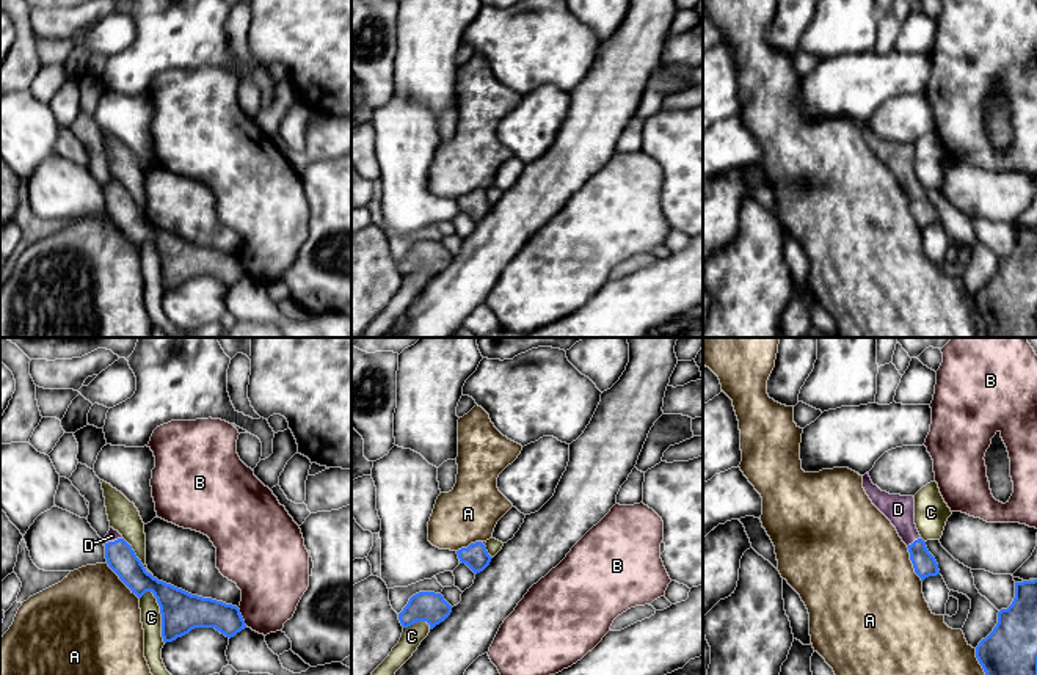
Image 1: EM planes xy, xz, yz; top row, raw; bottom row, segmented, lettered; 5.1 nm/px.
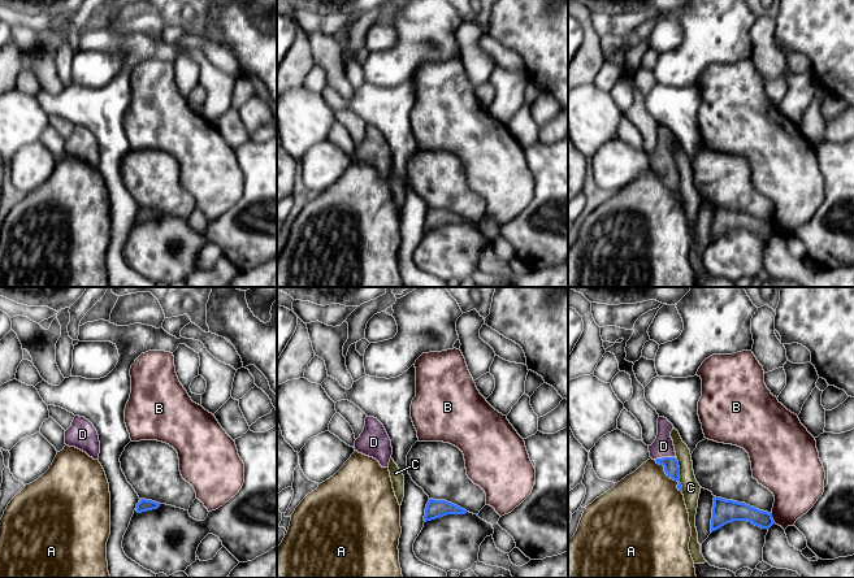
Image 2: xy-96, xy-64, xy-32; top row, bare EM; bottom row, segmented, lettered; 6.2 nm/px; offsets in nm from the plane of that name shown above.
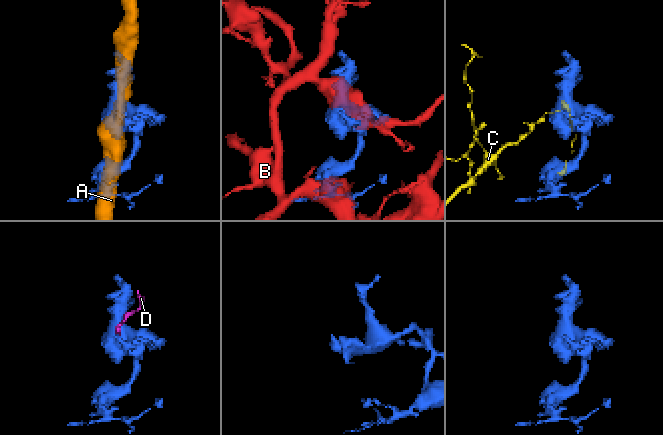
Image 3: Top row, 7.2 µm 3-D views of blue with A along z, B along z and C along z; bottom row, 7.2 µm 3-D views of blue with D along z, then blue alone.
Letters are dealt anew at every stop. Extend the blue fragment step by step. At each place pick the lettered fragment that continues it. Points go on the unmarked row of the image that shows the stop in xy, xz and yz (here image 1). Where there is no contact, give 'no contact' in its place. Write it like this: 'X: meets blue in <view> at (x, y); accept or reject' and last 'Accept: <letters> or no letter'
A: meets blue in xy at (121, 228); reject
B: meets blue in xy at (242, 266); reject
C: meets blue in xy at (162, 264); reject
D: meets blue in xy at (112, 190); accept
Accept: D

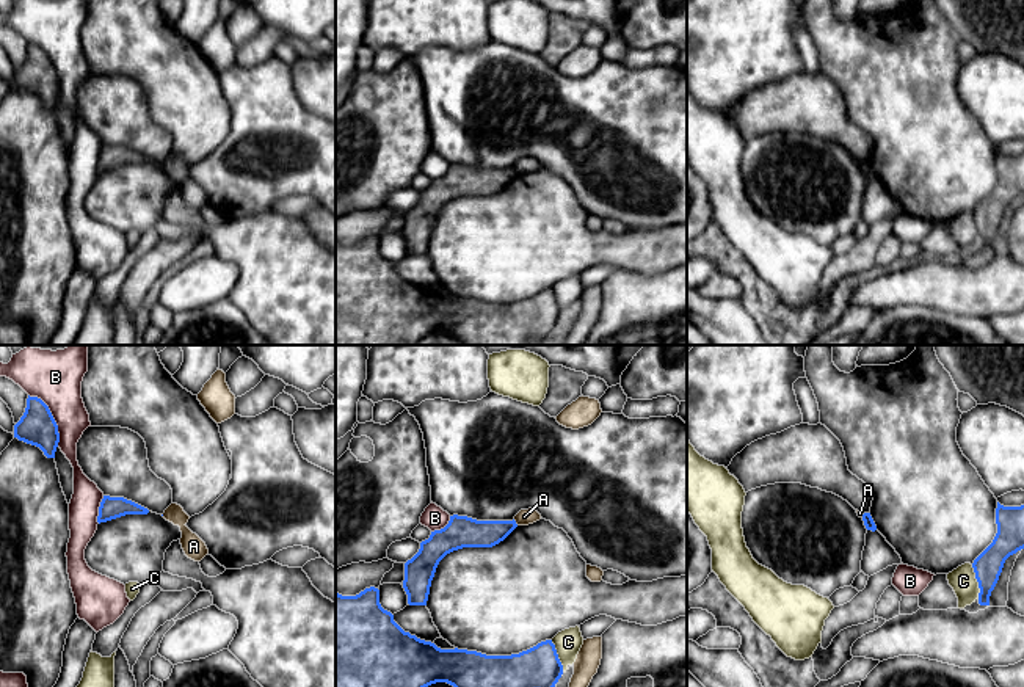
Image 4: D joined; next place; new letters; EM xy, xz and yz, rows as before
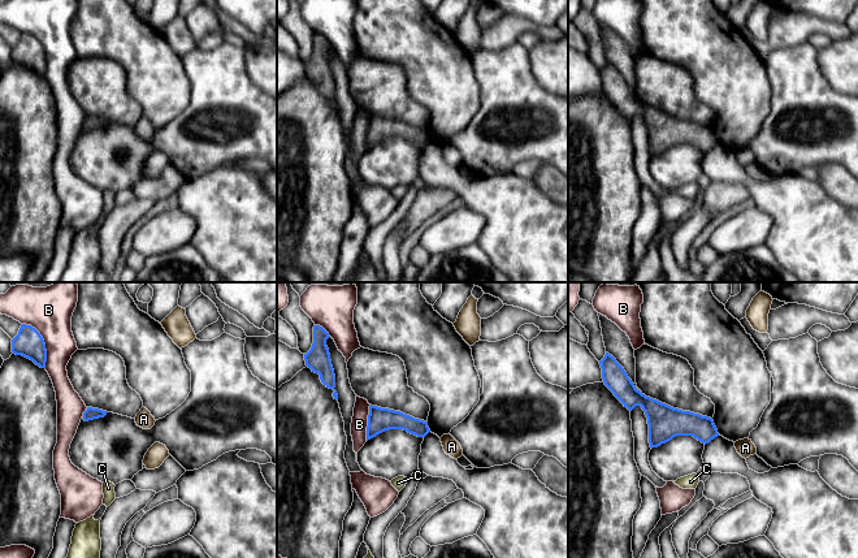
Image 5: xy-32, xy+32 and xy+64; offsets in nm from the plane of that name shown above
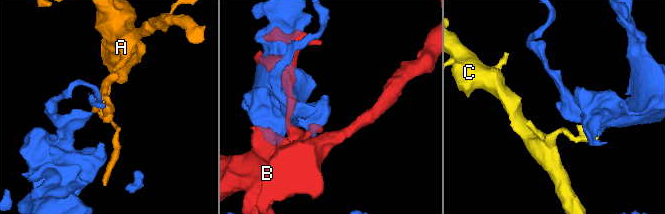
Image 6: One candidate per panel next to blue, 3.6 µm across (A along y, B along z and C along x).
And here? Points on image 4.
A: meets blue in xz at (515, 171); reject
B: meets blue in xy at (52, 66); reject
C: meets blue in yz at (977, 229); reject
Accept: no letter

